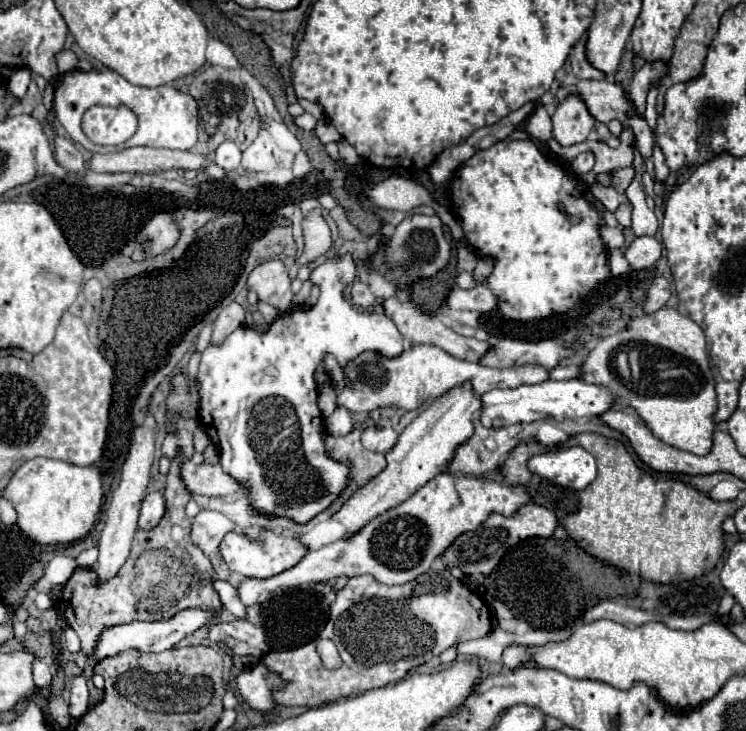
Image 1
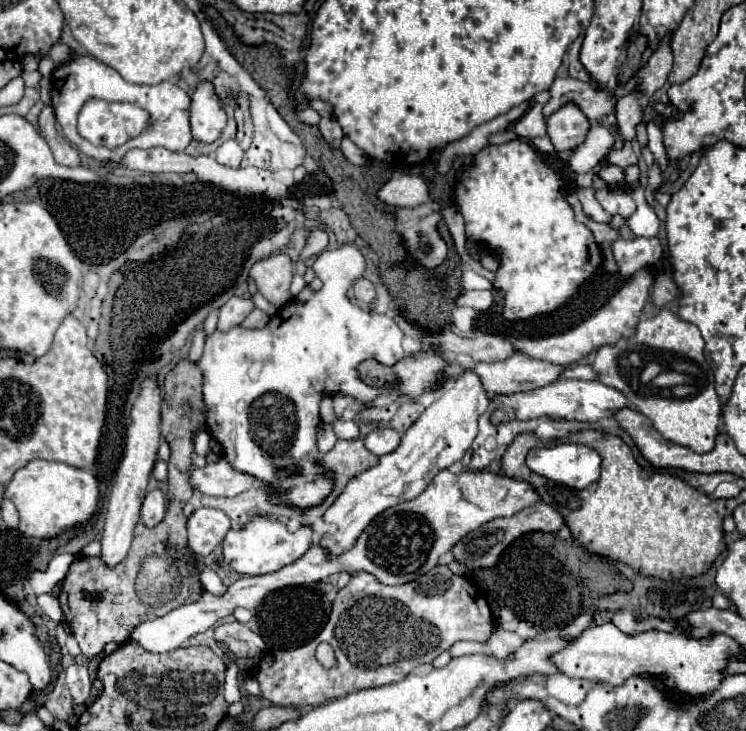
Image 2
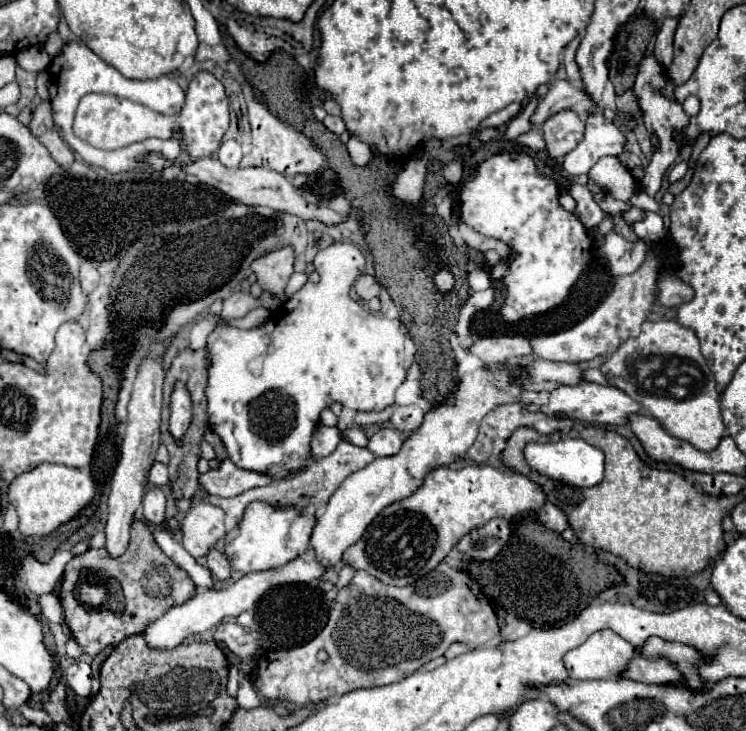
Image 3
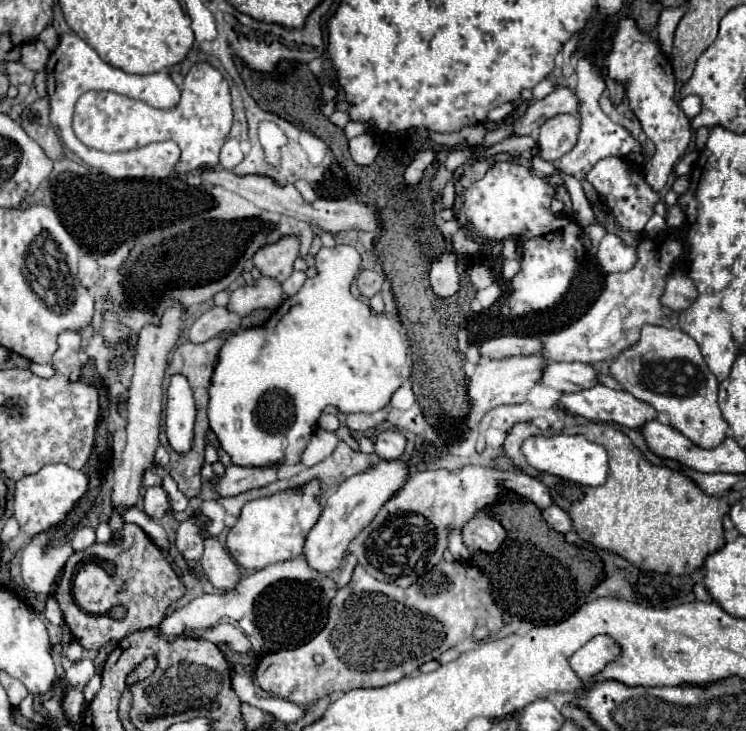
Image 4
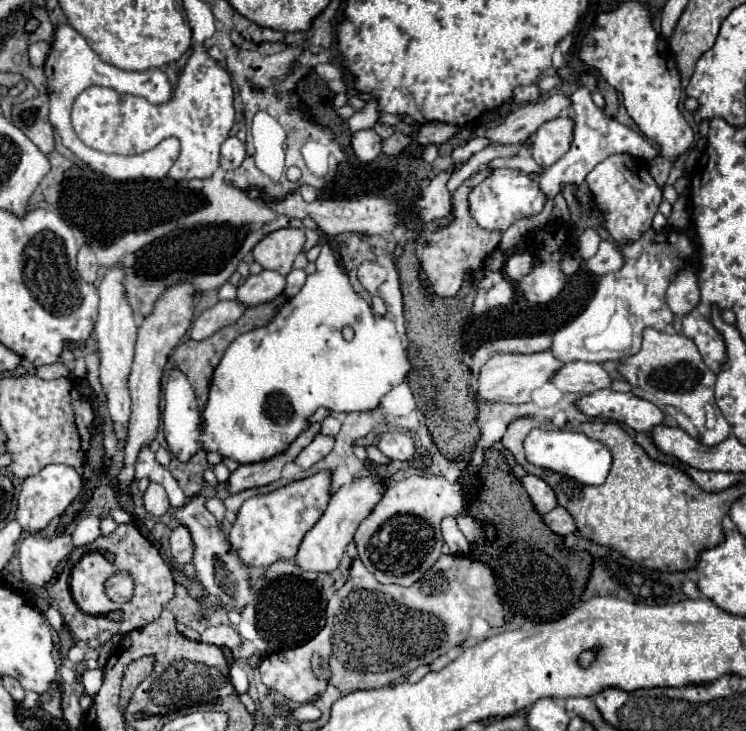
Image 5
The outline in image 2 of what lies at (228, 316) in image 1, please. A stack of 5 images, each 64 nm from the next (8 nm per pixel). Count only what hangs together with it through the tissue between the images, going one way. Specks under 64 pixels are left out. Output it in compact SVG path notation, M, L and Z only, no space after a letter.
M234 296L232 300L228 300L228 304L224 304L224 308L218 314L218 330L220 332L228 332L234 326L240 326L242 320L254 310L254 302L250 298L238 298Z

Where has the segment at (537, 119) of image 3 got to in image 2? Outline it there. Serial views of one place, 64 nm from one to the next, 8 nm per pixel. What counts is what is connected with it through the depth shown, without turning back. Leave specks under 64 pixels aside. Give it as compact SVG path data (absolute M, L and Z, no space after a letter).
M556 78L552 88L550 88L550 94L552 94L552 98L544 106L544 116L550 116L552 112L556 112L560 106L564 106L568 102L578 104L580 110L588 116L590 122L598 122L608 114L616 114L616 96L614 96L614 92L608 92L606 88L598 88L596 84L590 84L590 82L582 82L582 80L574 80L574 78Z

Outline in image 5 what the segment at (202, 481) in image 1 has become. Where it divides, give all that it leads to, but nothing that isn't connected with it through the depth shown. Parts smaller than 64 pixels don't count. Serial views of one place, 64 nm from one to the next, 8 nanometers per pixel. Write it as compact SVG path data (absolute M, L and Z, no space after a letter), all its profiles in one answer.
M314 422L306 432L302 432L298 436L296 442L292 442L292 446L284 454L278 454L278 456L274 456L270 460L264 460L264 462L258 462L258 464L238 466L234 472L230 472L230 478L226 482L228 492L236 494L236 492L242 492L242 490L266 486L266 484L274 482L274 480L278 480L280 472L282 472L282 466L286 462L292 462L298 456L298 452L302 448L306 448L318 432L320 432L320 422Z

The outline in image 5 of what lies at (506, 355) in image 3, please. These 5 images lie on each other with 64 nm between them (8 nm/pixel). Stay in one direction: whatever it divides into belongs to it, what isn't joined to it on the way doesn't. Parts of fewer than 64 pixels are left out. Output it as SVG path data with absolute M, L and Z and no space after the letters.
M548 334L517 335L492 342L492 350L494 352L512 352L512 354L534 354L534 352L548 350L550 344L552 344L552 338Z

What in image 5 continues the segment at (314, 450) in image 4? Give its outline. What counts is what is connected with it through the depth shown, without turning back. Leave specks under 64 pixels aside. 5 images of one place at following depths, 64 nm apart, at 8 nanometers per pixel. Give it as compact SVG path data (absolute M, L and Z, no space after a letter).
M318 432L314 436L314 440L296 456L296 464L302 466L302 468L310 468L314 466L318 460L322 460L324 456L330 454L330 450L334 448L334 438L332 436L326 436L322 432Z

